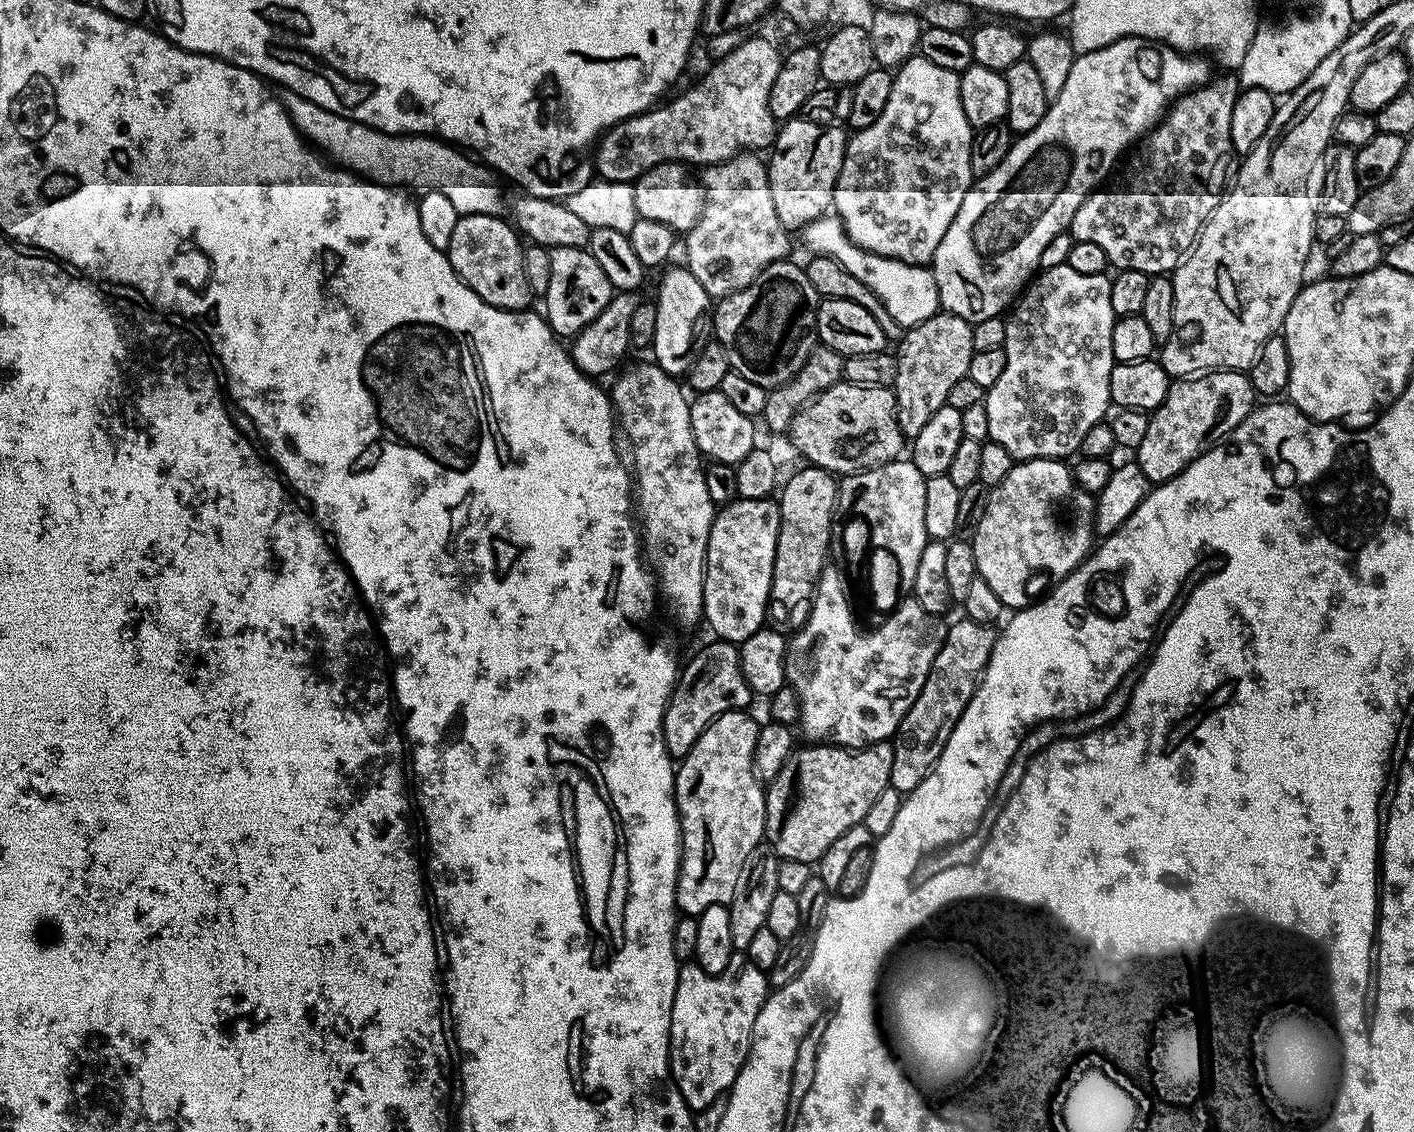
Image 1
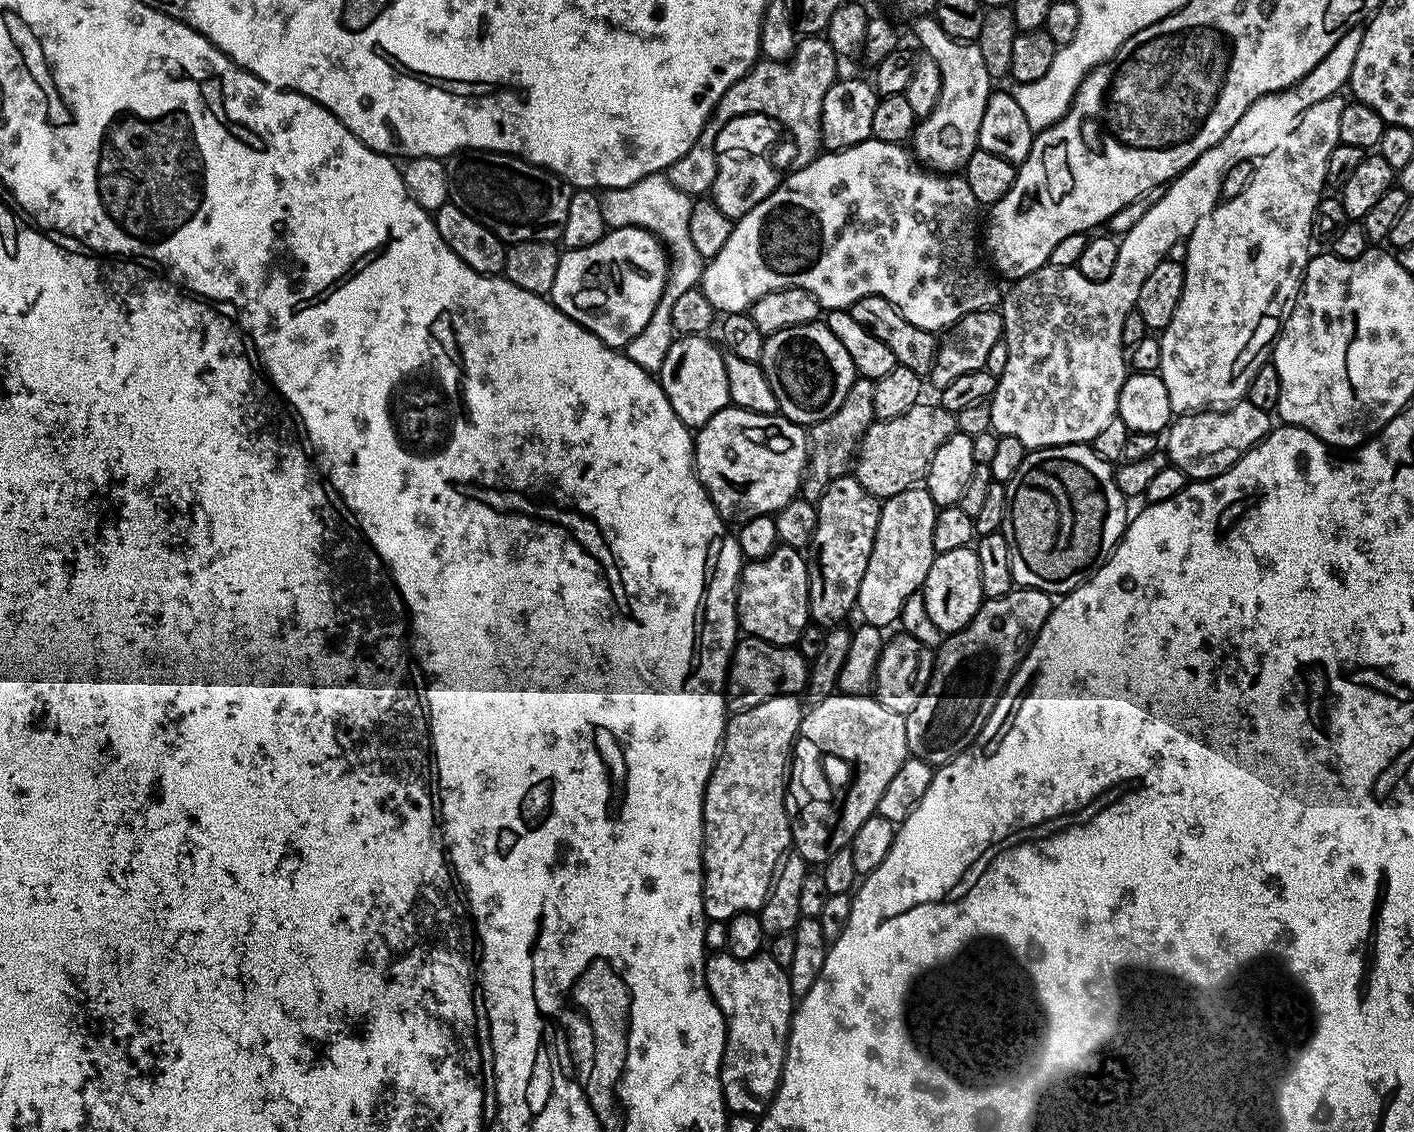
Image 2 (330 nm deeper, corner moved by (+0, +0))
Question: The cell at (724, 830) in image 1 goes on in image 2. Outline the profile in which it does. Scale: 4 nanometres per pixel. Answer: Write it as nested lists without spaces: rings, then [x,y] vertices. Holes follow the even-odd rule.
[[[775,696],[762,706],[754,706],[754,710],[742,710],[731,713],[724,725],[724,739],[720,742],[720,751],[716,753],[716,765],[708,779],[708,785],[704,791],[704,915],[708,920],[729,921],[733,916],[743,912],[759,913],[761,906],[766,902],[768,891],[772,888],[772,882],[776,875],[776,869],[780,867],[782,857],[792,848],[792,831],[788,821],[786,810],[786,781],[790,775],[790,761],[794,755],[794,745],[797,736],[800,735],[800,717],[802,715],[802,702],[800,696]]]

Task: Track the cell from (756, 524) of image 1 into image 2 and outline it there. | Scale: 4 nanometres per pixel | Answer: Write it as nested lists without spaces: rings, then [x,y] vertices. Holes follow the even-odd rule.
[[[778,546],[760,560],[747,561],[740,569],[740,581],[736,587],[736,622],[747,635],[757,636],[771,644],[795,645],[802,630],[808,627],[808,561],[799,548]]]

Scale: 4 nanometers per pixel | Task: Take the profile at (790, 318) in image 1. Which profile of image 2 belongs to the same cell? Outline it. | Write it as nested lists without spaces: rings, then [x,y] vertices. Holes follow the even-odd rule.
[[[824,322],[790,326],[765,336],[759,365],[766,374],[766,382],[770,382],[770,390],[774,390],[774,398],[778,398],[779,415],[801,426],[830,418],[846,402],[846,394],[850,394],[850,386],[858,378],[850,354],[846,354],[842,342],[830,334]]]

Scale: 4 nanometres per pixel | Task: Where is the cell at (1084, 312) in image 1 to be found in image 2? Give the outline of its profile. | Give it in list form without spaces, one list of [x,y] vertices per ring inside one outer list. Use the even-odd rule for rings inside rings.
[[[1359,27],[1349,28],[1342,38],[1338,38],[1338,46],[1291,88],[1283,88],[1281,92],[1271,92],[1269,96],[1259,96],[1236,125],[1210,150],[1206,150],[1199,158],[1181,172],[1175,180],[1167,185],[1162,198],[1155,202],[1130,230],[1119,237],[1118,262],[1114,262],[1114,274],[1102,282],[1090,282],[1090,278],[1082,278],[1075,266],[1071,268],[1054,268],[1045,266],[1038,271],[1023,276],[1011,285],[1012,288],[1003,293],[1002,315],[1004,318],[1004,335],[1002,339],[1008,347],[1006,370],[996,381],[996,390],[990,397],[992,405],[991,431],[997,437],[1009,436],[1018,438],[1025,450],[1037,448],[1053,448],[1063,444],[1088,444],[1110,423],[1116,414],[1118,394],[1122,390],[1124,380],[1130,374],[1126,363],[1126,349],[1122,342],[1122,326],[1126,323],[1126,314],[1134,311],[1138,302],[1138,294],[1146,282],[1146,278],[1158,266],[1158,262],[1169,259],[1172,247],[1176,243],[1187,241],[1194,226],[1202,222],[1221,203],[1222,182],[1238,162],[1259,161],[1260,157],[1270,154],[1294,126],[1314,106],[1314,102],[1322,102],[1322,98],[1330,98],[1341,91],[1340,87],[1348,84],[1350,74],[1354,70],[1354,58],[1358,58],[1358,46],[1362,46],[1363,31]]]

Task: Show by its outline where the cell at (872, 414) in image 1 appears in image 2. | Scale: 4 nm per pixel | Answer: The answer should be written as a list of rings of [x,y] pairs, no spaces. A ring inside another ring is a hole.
[[[921,402],[915,404],[906,414],[898,414],[898,418],[889,420],[876,420],[866,430],[864,437],[860,439],[860,450],[854,461],[854,475],[862,486],[877,498],[887,498],[894,494],[902,494],[902,490],[915,488],[924,479],[930,466],[930,458],[938,454],[938,446],[946,442],[956,432],[956,413],[946,410],[940,403]]]

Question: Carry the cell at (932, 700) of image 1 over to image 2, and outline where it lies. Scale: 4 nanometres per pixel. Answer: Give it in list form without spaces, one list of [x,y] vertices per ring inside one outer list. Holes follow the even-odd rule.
[[[1016,586],[1002,598],[985,599],[972,621],[961,632],[951,633],[939,645],[934,656],[932,676],[928,680],[928,685],[924,687],[924,693],[918,698],[918,706],[914,706],[914,710],[910,710],[904,716],[906,742],[911,755],[922,758],[922,762],[927,764],[939,766],[950,762],[972,745],[974,738],[978,738],[986,718],[990,718],[998,698],[1004,693],[1009,678],[1015,674],[1025,652],[1050,618],[1053,607],[1054,600],[1049,593],[1037,588]]]

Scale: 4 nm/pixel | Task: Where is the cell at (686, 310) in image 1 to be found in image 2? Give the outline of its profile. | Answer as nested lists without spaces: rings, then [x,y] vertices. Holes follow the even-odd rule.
[[[707,335],[673,339],[670,351],[666,353],[666,362],[662,362],[658,373],[662,390],[666,398],[670,398],[670,406],[674,406],[674,414],[678,414],[680,421],[692,430],[699,430],[705,422],[714,418],[714,414],[718,414],[718,410],[730,404],[725,353],[708,339]]]

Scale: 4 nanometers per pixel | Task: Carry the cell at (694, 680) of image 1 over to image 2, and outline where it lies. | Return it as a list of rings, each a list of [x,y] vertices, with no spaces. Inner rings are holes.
[[[747,634],[741,635],[736,641],[736,648],[732,652],[732,661],[728,663],[728,680],[724,684],[724,698],[726,701],[726,708],[729,713],[741,712],[742,710],[754,710],[754,706],[762,706],[762,702],[766,702],[775,696],[800,696],[808,687],[808,665],[810,661],[802,653],[799,647],[789,646],[786,644],[771,644],[757,636],[749,636]]]

